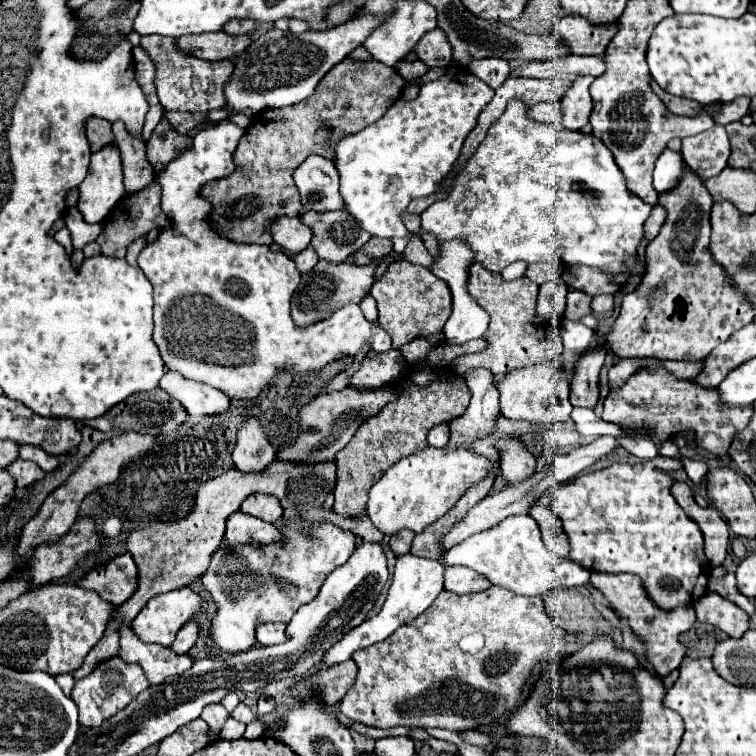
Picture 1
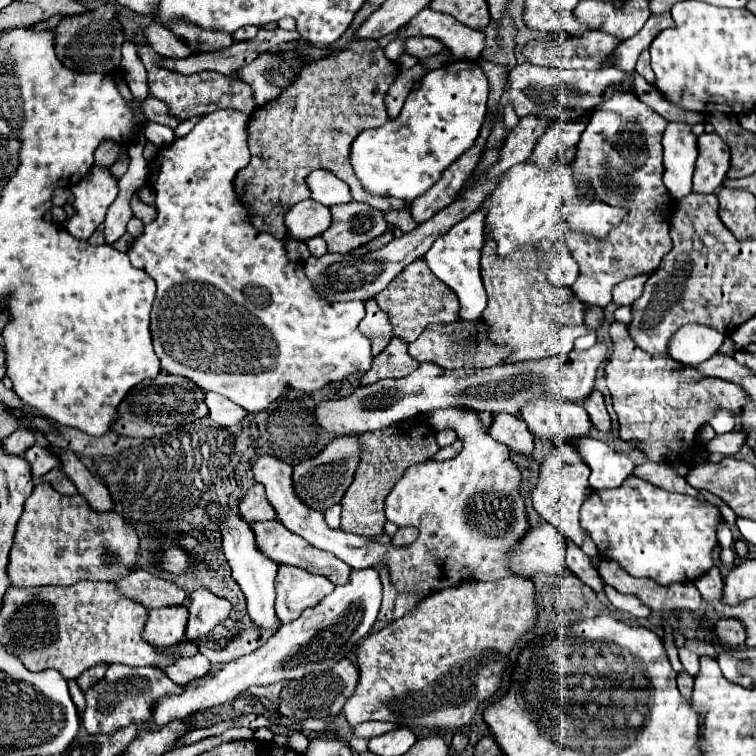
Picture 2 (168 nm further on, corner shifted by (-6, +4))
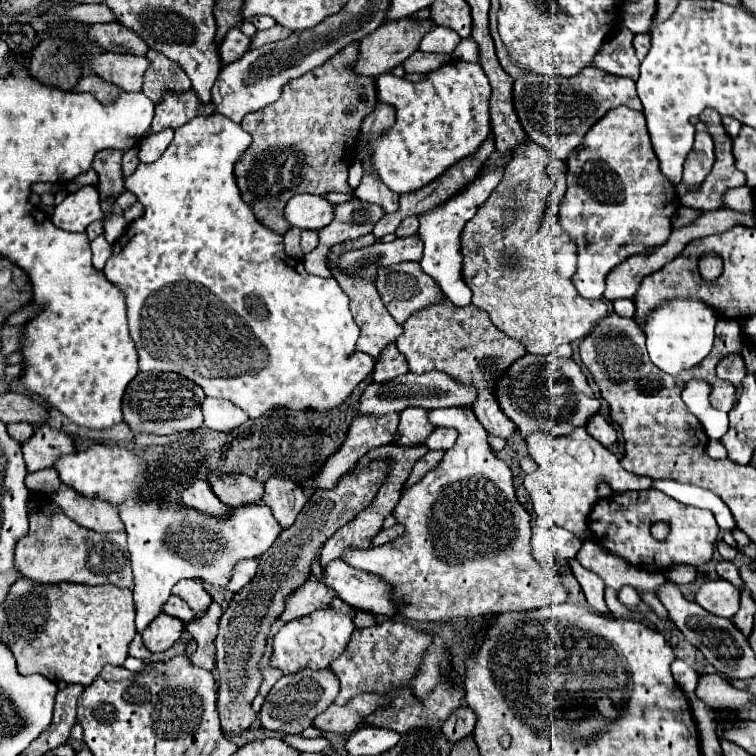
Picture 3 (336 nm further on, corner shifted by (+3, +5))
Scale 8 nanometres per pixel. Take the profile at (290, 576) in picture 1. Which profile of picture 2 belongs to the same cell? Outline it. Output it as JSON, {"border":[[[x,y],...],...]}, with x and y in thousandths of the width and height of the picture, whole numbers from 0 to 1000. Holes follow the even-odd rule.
{"border":[[[369,747],[364,779],[366,819],[372,824],[382,824],[393,819],[403,806],[417,803],[430,787],[443,779],[443,774],[435,766],[425,761],[411,761],[396,750]]]}

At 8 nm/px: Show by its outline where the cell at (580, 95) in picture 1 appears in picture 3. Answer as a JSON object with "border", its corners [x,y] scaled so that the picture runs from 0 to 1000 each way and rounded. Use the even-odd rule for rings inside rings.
{"border":[[[698,185],[688,196],[680,198],[677,212],[667,222],[667,235],[656,246],[656,251],[648,257],[648,262],[640,267],[640,272],[632,278],[632,283],[614,299],[611,304],[611,336],[614,336],[614,370],[619,373],[624,384],[624,402],[635,410],[643,410],[648,415],[651,429],[672,442],[675,447],[693,455],[698,468],[728,468],[746,452],[765,452],[772,450],[783,434],[804,418],[804,405],[799,397],[778,397],[765,389],[765,384],[757,378],[757,370],[741,368],[738,362],[714,362],[701,354],[693,354],[693,344],[688,339],[693,336],[693,317],[701,317],[709,312],[714,302],[714,288],[720,286],[722,262],[728,251],[733,249],[730,235],[722,228],[722,220],[733,214],[725,196],[717,196],[714,190]],[[661,275],[685,275],[683,294],[675,296],[669,304],[664,304],[664,286]]]}

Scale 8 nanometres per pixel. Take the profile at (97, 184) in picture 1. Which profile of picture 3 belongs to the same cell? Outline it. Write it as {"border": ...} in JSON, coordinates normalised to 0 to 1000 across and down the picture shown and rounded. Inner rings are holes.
{"border":[[[108,246],[93,254],[69,283],[69,296],[87,307],[111,307],[116,296],[138,288],[132,278],[132,254],[127,246]]]}

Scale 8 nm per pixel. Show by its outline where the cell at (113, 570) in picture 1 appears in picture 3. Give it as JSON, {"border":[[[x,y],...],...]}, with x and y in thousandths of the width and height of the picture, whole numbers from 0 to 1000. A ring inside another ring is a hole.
{"border":[[[230,786],[222,791],[222,796],[217,799],[214,807],[217,807],[217,812],[225,812],[230,817],[238,817],[241,823],[251,823],[257,817],[257,812],[249,804],[249,799],[243,794],[238,794],[235,788],[230,788]]]}

